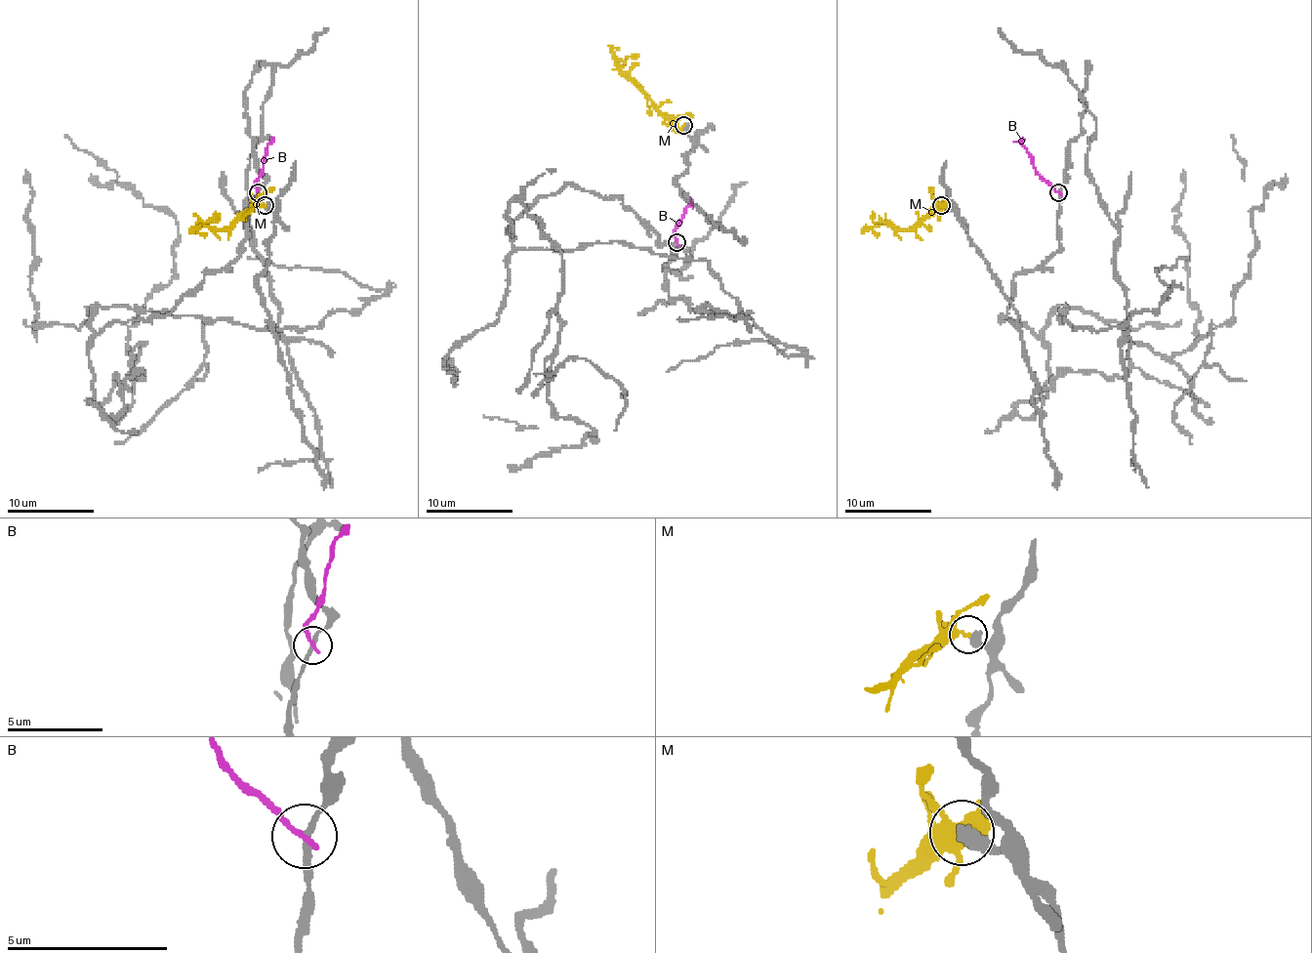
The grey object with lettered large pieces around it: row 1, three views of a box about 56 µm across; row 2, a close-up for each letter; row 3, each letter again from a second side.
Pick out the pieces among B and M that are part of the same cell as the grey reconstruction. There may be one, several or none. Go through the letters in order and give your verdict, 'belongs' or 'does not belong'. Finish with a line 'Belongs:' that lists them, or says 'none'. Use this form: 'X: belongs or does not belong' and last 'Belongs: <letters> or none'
B: does not belong
M: does not belong
Belongs: none

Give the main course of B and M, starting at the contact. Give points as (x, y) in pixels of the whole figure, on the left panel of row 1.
B: (259, 191), (256, 179), (263, 170), (263, 156), (271, 142)
M: (265, 204), (252, 204), (224, 228), (202, 224), (195, 228), (206, 235)

